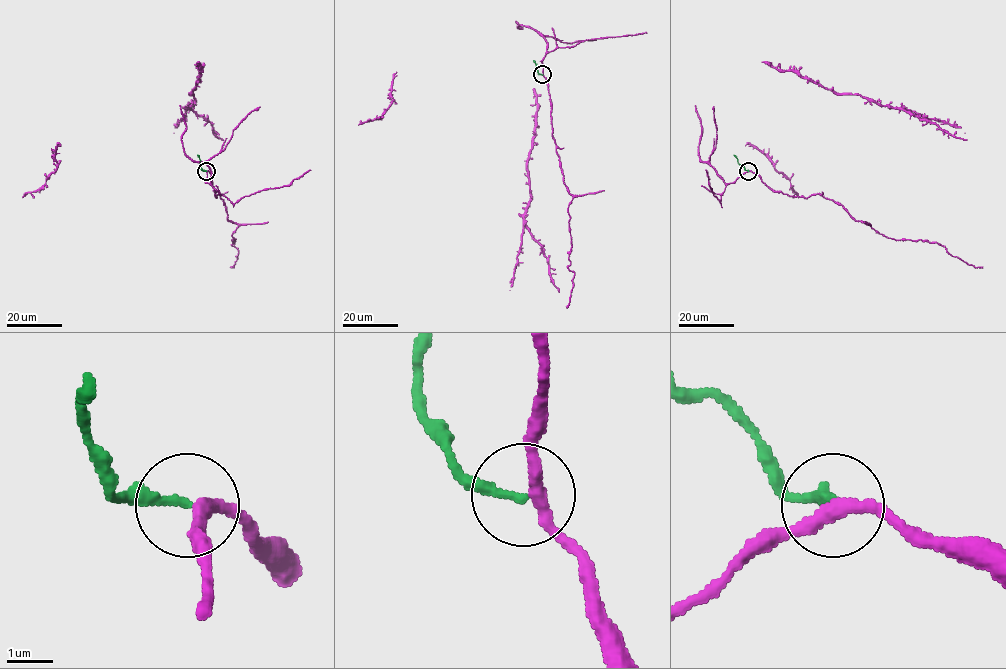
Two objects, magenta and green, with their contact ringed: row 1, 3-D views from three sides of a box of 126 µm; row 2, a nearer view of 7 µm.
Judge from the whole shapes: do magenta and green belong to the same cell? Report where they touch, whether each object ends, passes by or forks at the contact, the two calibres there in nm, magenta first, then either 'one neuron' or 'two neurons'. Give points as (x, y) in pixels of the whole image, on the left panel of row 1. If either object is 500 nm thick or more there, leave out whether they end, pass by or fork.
(206, 171) | magenta passes by | green ends | 280/200 nm | two neurons

